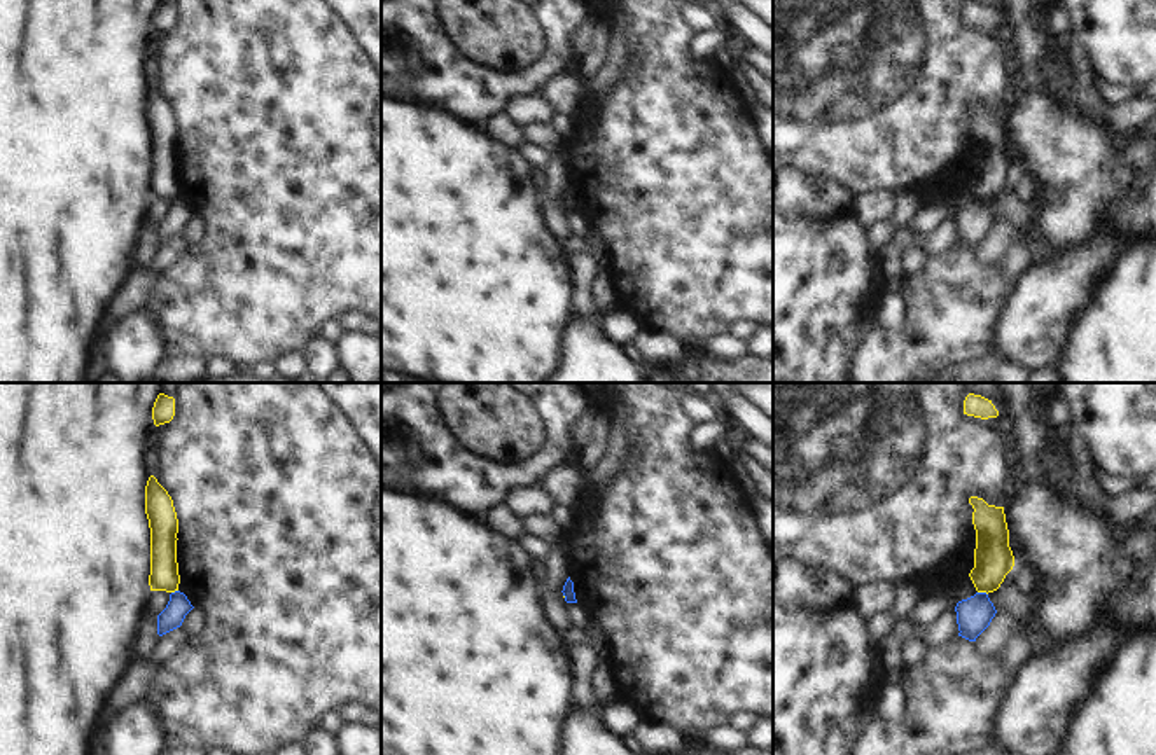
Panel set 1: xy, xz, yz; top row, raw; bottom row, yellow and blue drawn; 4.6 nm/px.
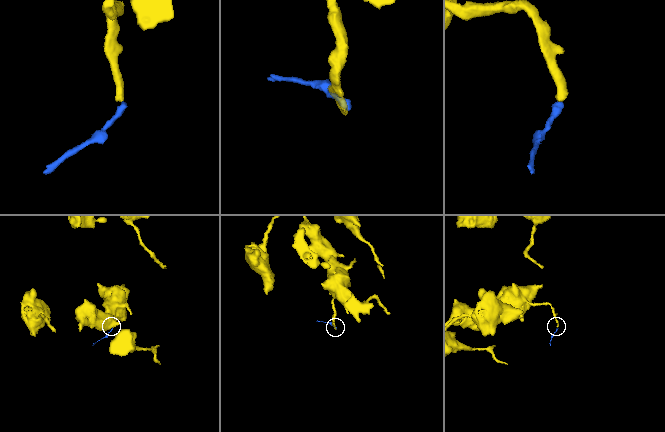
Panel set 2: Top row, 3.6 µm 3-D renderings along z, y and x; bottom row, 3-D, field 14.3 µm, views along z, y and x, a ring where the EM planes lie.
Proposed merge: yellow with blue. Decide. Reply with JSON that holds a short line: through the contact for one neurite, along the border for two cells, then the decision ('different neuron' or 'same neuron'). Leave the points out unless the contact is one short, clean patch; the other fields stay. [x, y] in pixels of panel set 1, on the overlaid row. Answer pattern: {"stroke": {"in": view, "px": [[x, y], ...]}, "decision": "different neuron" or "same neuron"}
{"stroke": {"in": "yz", "px": [[978, 591], [987, 595]]}, "decision": "different neuron"}

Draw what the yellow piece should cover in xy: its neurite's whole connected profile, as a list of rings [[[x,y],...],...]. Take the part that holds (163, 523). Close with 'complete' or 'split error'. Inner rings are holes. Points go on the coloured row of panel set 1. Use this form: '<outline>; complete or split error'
[[[154,475],[145,486],[145,514],[150,528],[150,591],[178,591],[177,563],[178,519],[173,500]]]; complete

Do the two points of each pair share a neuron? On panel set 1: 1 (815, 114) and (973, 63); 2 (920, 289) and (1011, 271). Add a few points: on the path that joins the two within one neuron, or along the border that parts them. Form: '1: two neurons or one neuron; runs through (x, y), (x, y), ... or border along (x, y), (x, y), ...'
1: one neuron; runs through (854, 76), (859, 70), (870, 69), (934, 65)
2: two neurons; border along (997, 264), (1015, 283)

